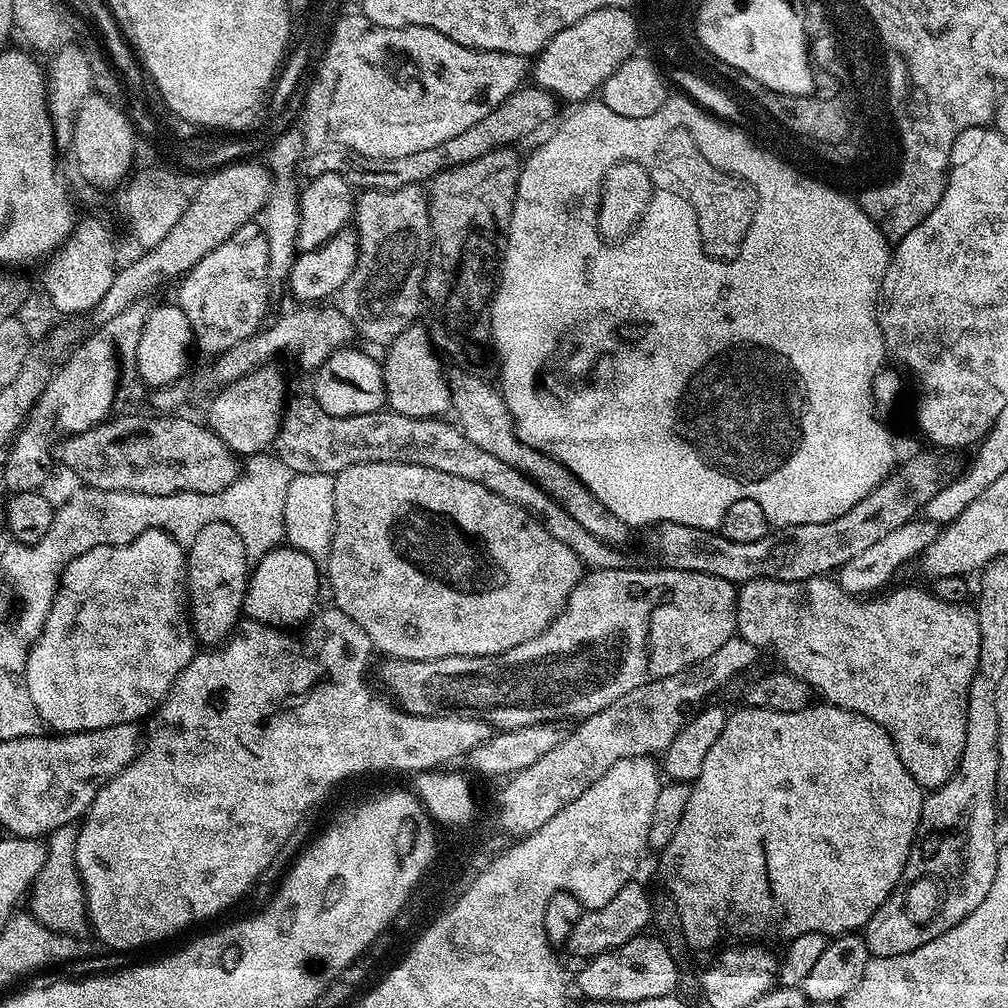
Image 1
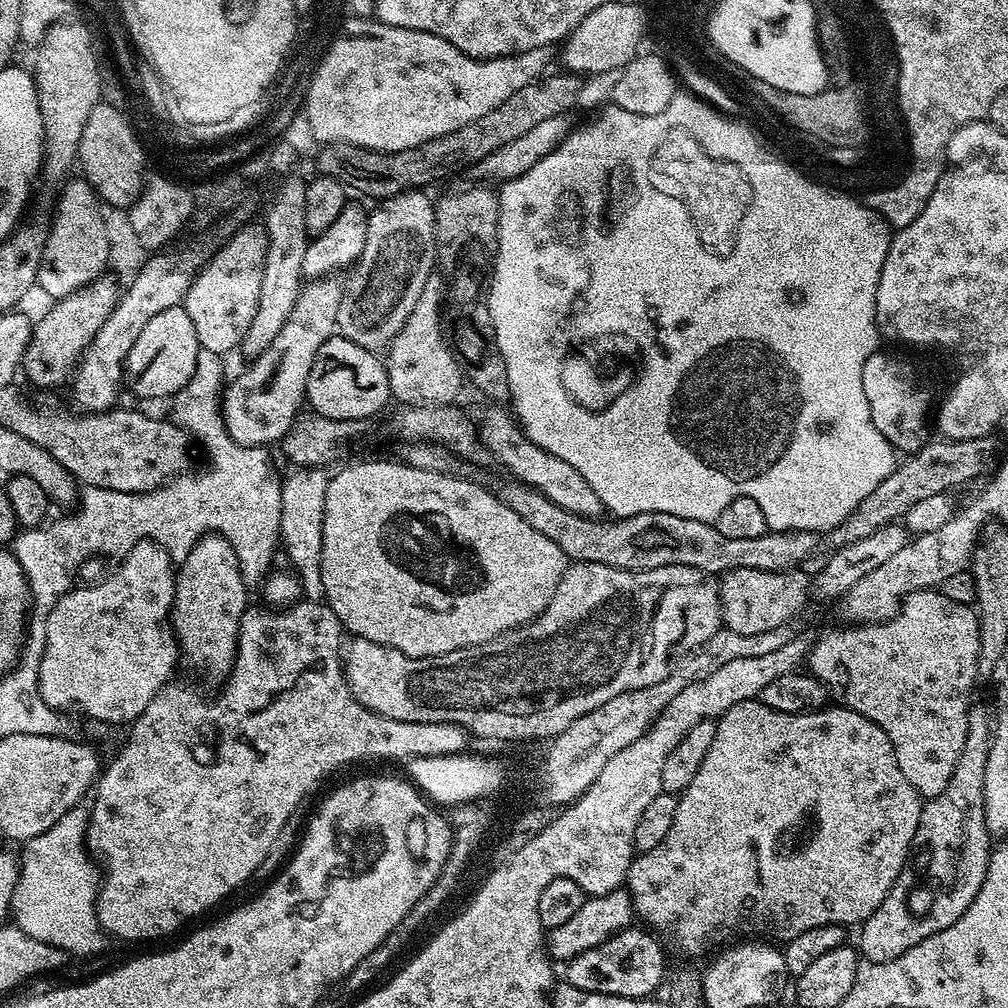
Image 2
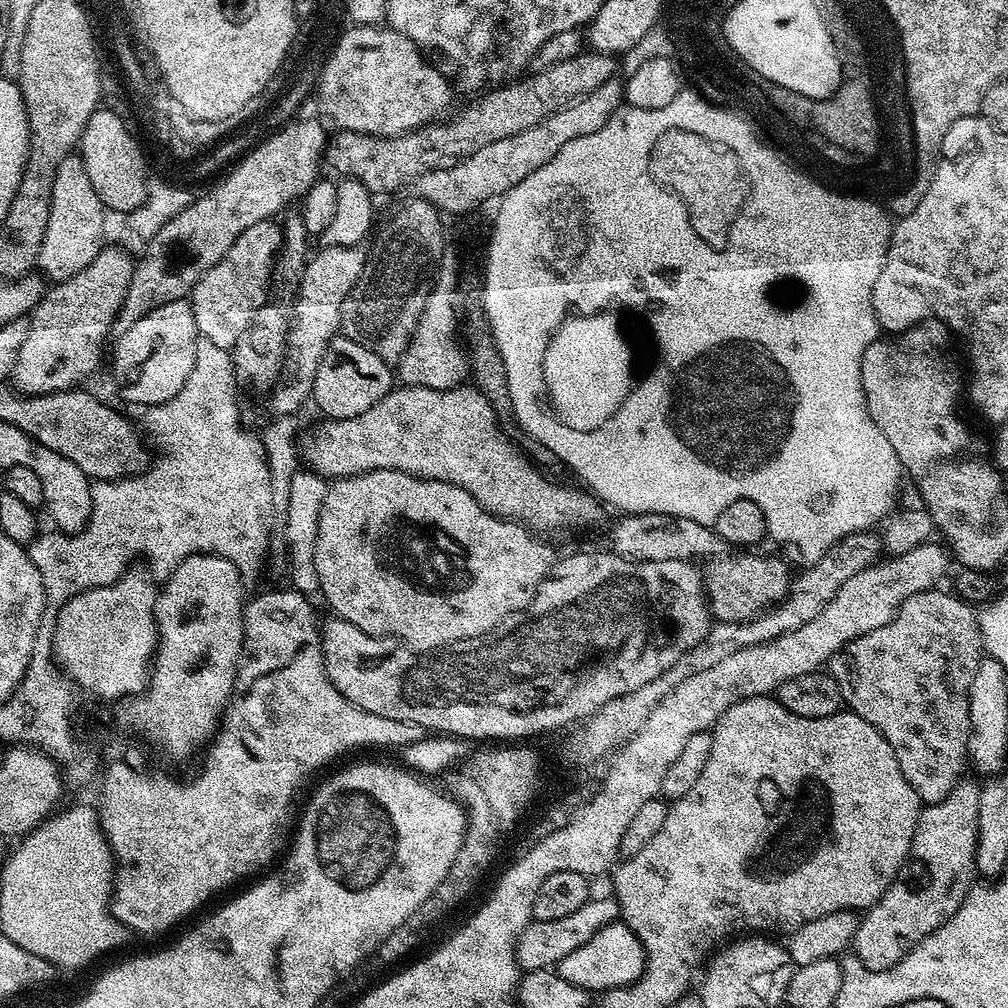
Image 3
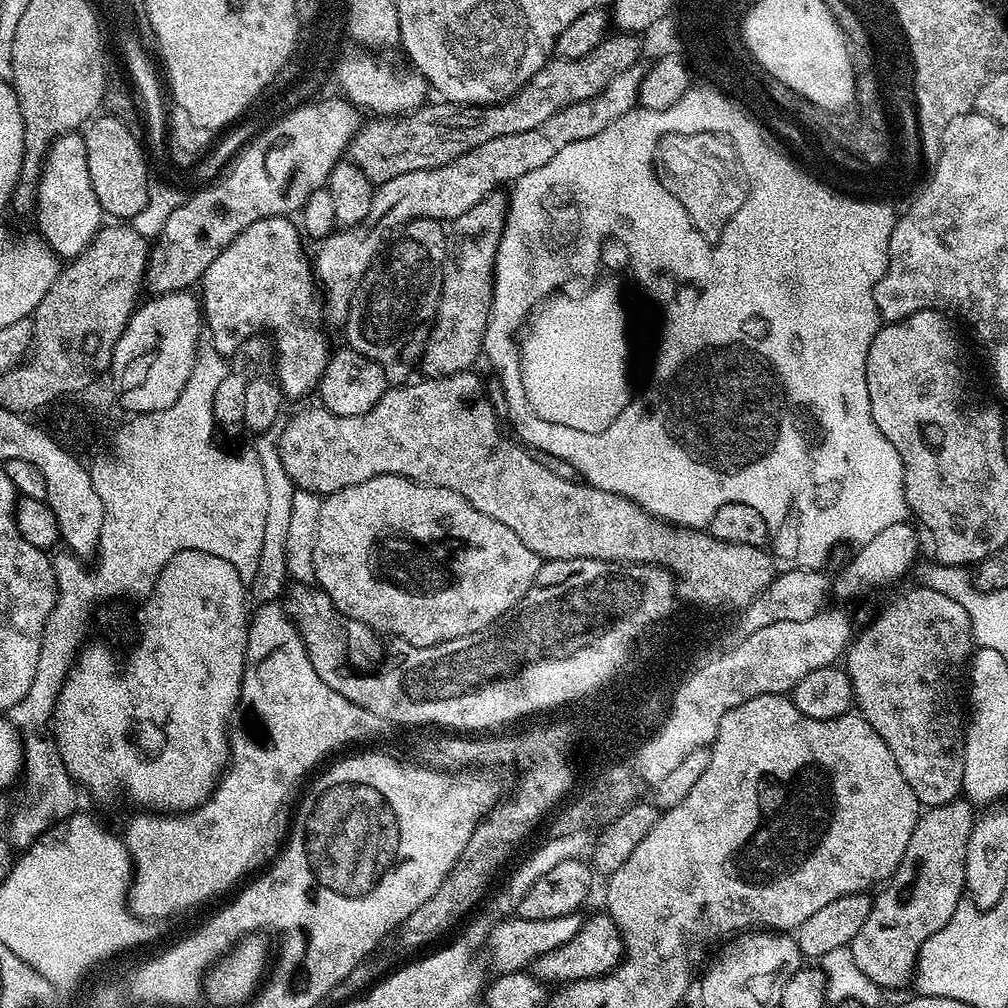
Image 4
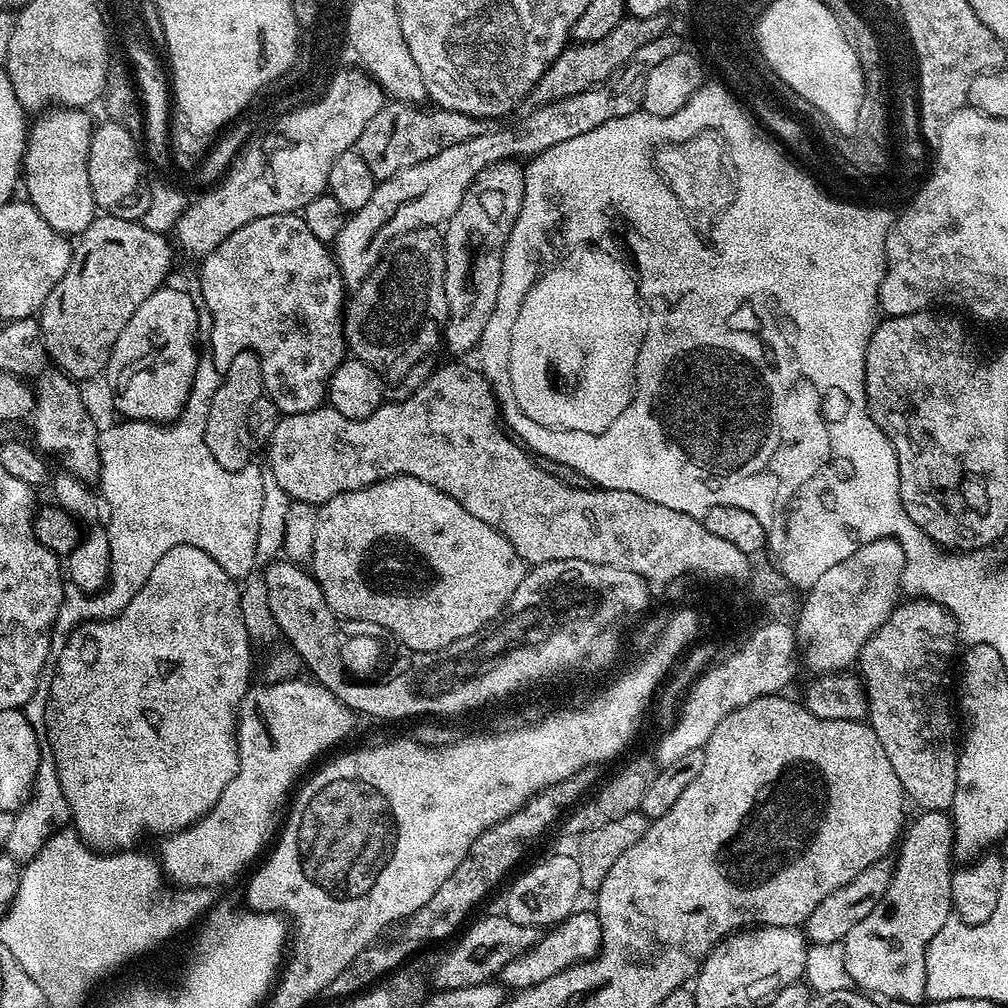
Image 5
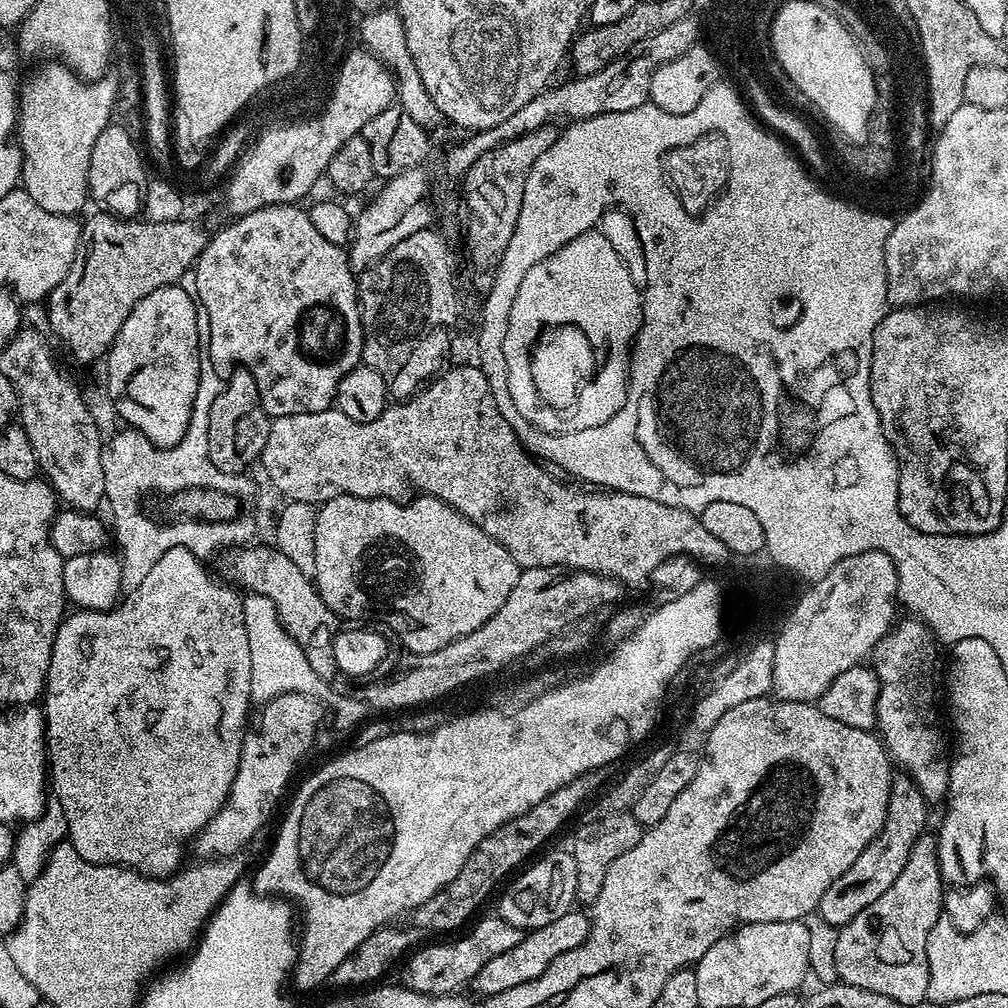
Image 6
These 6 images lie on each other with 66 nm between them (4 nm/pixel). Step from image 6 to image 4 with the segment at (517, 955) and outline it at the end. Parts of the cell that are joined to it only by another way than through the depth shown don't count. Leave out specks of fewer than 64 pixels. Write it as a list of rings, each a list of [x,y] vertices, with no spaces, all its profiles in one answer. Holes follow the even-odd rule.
[[[607,914],[600,916],[588,916],[584,925],[566,942],[566,946],[558,946],[558,950],[550,950],[550,954],[542,954],[530,966],[533,976],[543,980],[548,986],[563,986],[572,983],[573,980],[585,980],[586,978],[598,978],[619,966],[626,955],[624,939],[620,937],[620,931],[615,922]]]

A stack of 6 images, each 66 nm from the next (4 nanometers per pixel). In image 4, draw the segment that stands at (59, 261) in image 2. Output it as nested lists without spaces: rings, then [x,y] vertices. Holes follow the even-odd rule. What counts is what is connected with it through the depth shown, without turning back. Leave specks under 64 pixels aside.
[[[69,134],[55,140],[48,148],[40,185],[36,187],[34,220],[40,223],[39,235],[61,258],[82,254],[102,227],[106,213],[100,208],[98,194],[90,182],[90,166],[86,162],[86,142],[83,135]]]

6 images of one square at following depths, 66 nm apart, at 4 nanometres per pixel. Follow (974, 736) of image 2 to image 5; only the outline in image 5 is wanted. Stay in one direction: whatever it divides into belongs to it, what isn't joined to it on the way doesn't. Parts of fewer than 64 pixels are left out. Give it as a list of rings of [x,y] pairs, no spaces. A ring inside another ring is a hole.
[[[948,812],[919,813],[916,821],[909,823],[902,833],[898,844],[900,857],[894,860],[892,881],[882,894],[878,906],[846,934],[842,941],[846,972],[850,974],[852,984],[857,989],[871,994],[873,997],[885,996],[888,1000],[901,1000],[904,1004],[916,1004],[925,999],[926,990],[926,950],[929,942],[942,930],[952,911],[952,874],[954,871],[954,845],[956,831],[952,825],[952,817]]]

